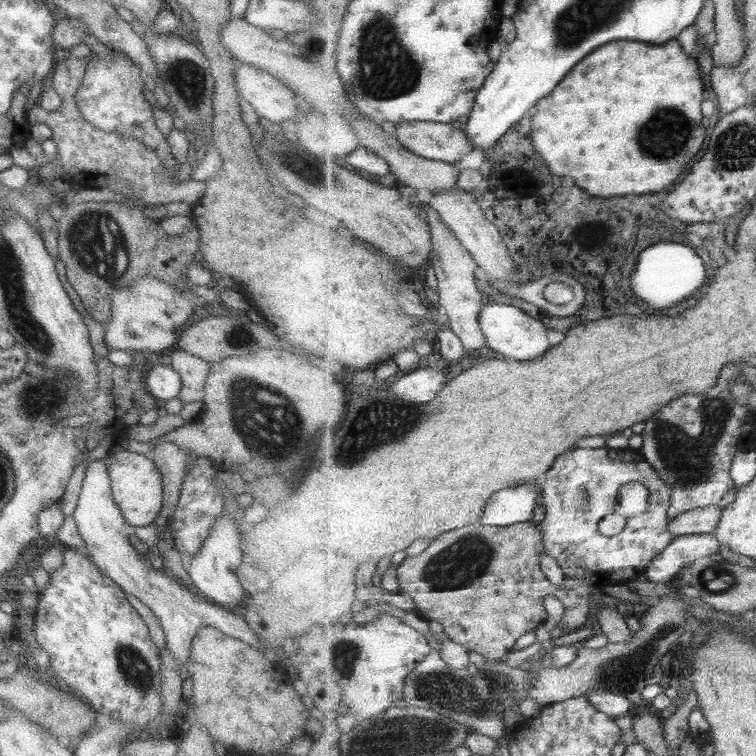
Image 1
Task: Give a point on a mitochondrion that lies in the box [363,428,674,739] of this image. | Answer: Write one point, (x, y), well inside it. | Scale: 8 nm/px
(453, 693)

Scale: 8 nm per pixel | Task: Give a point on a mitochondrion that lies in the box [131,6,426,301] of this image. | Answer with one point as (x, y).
(385, 70)

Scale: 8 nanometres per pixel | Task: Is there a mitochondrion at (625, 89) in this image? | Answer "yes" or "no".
no

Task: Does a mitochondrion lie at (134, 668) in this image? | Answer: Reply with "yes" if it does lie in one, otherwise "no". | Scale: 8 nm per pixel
yes

